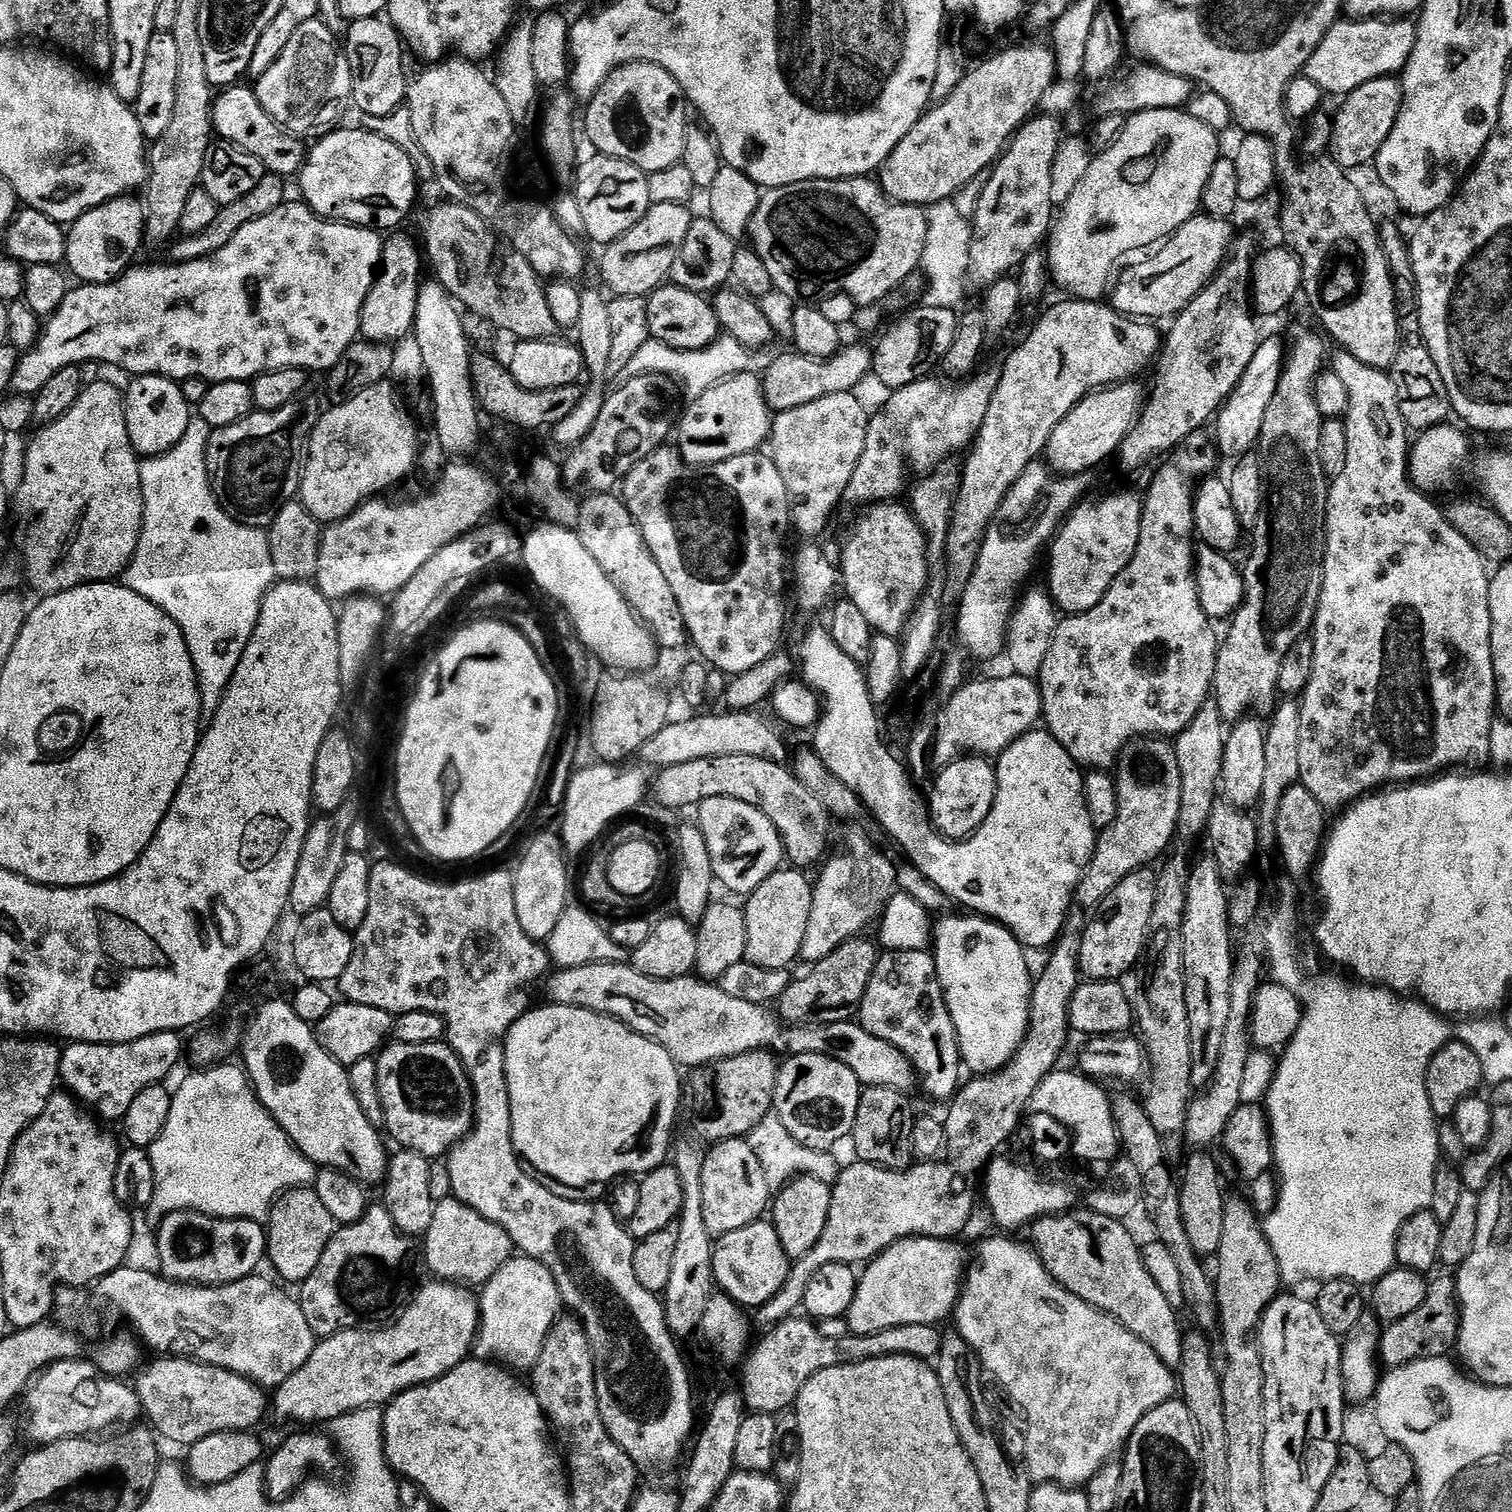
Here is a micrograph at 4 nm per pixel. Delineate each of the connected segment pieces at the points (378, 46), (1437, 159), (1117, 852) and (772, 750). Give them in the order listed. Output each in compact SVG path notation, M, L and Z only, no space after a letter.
M384 14L353 20L349 28L352 29L348 32L347 51L353 61L360 60L358 91L354 100L360 103L361 110L368 116L388 116L399 104L401 107L406 92L404 76L400 73L400 59L406 53L402 37Z
M1414 49L1402 73L1404 98L1400 115L1374 157L1376 172L1385 190L1410 215L1423 218L1446 207L1458 191L1458 181L1481 159L1484 147L1500 121L1504 77L1509 68L1504 63L1504 52L1500 52L1500 56L1472 56L1472 52L1444 56L1444 52L1419 52Z
M1148 756L1152 760L1160 760L1158 774L1152 778L1156 782L1150 784L1150 794L1144 794L1146 788L1142 786L1142 792L1136 802L1136 784L1134 784L1134 800L1124 810L1126 820L1122 816L1111 817L1111 824L1105 827L1099 834L1104 838L1104 844L1096 844L1100 847L1100 856L1091 853L1090 859L1083 869L1080 883L1074 893L1075 903L1087 910L1092 910L1101 904L1104 899L1116 888L1123 879L1140 868L1151 865L1151 860L1156 860L1168 848L1168 843L1178 832L1180 822L1180 803L1182 802L1182 774L1178 766L1176 756Z
M724 710L721 716L696 716L693 720L680 720L677 724L676 721L670 722L640 747L639 759L653 764L656 770L715 756L749 756L784 764L788 752L779 734L754 713L752 710Z

